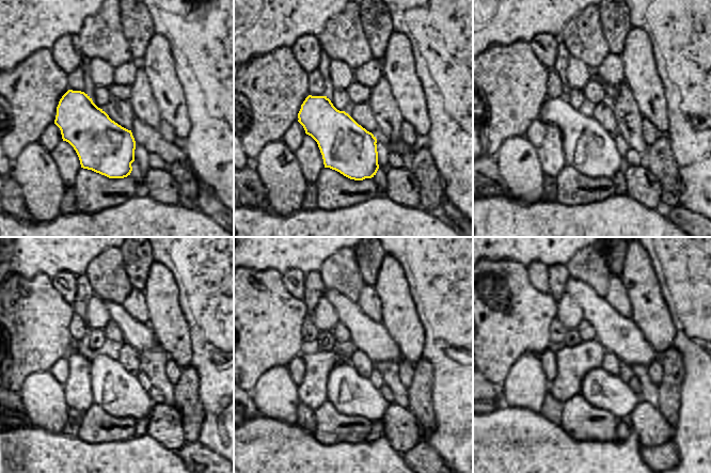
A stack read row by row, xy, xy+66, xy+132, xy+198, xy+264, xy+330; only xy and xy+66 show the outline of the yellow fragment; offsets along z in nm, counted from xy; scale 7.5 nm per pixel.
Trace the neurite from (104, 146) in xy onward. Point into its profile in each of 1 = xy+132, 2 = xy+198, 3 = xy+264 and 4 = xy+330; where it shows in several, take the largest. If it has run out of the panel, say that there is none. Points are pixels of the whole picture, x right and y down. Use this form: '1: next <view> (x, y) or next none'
1: next xy+132 (588, 147)
2: next xy+198 (117, 391)
3: next xy+264 (361, 396)
4: next xy+330 (613, 393)

